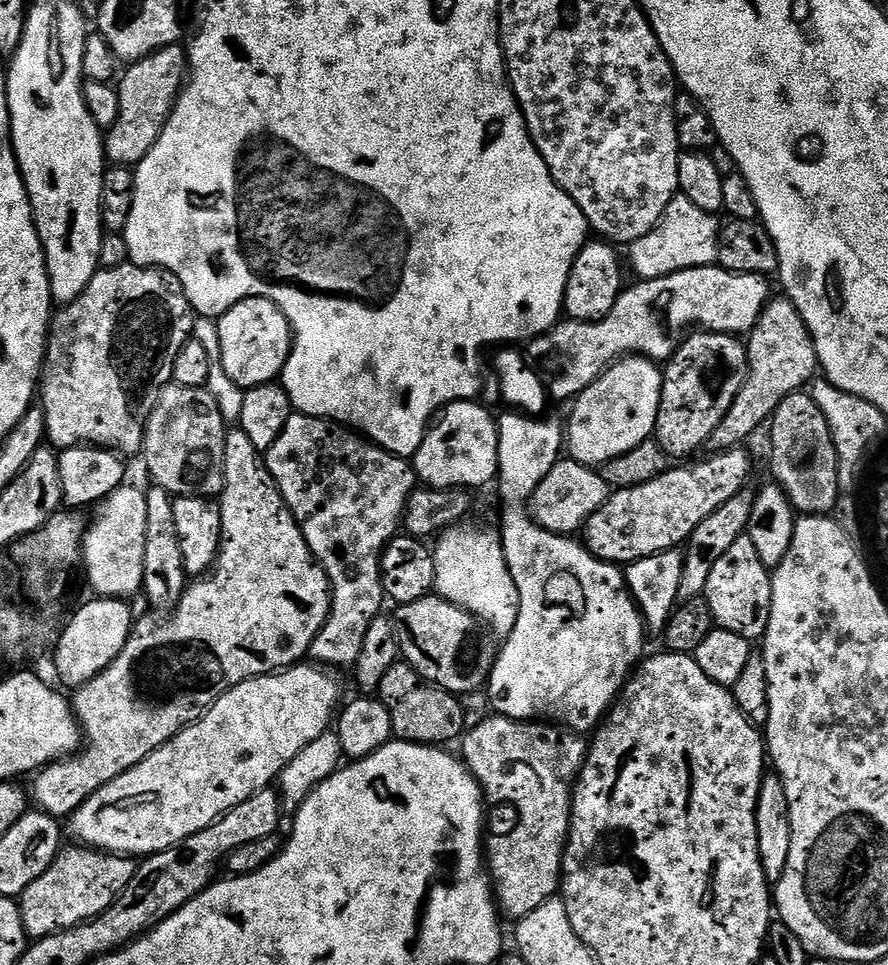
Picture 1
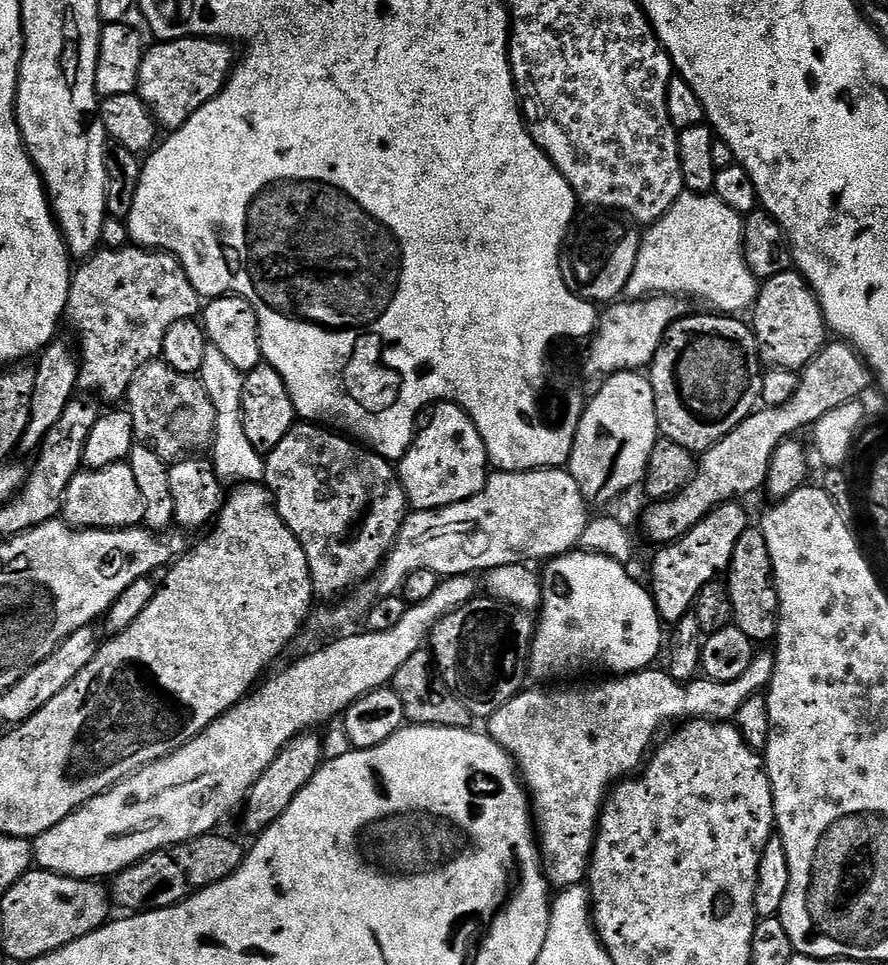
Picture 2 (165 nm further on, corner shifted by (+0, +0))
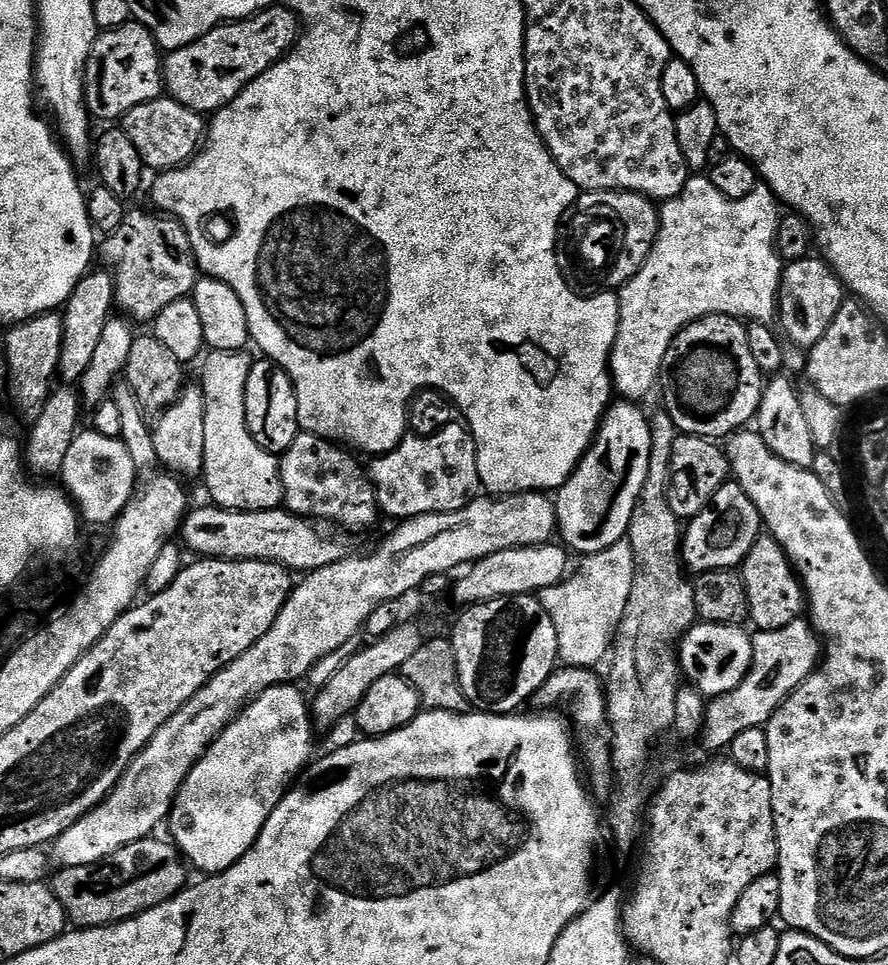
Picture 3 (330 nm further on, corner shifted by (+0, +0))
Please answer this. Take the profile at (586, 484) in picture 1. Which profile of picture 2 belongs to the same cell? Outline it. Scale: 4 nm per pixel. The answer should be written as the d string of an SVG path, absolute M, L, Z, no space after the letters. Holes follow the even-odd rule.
M537 468L535 472L493 471L478 494L445 508L432 508L429 512L416 510L405 515L392 551L380 565L374 583L355 589L348 608L334 609L328 620L332 624L344 624L351 616L367 613L378 597L397 595L414 570L430 570L447 578L487 574L498 566L532 560L548 562L563 557L579 545L590 519L588 511L589 505L580 493L578 482L574 482L571 472L564 468Z

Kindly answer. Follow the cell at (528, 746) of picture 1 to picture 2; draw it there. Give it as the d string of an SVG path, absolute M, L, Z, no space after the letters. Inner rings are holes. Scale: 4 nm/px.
M757 651L752 657L750 666L746 666L746 674L742 674L730 682L697 678L688 681L686 684L680 684L674 678L670 678L668 671L660 669L659 672L658 669L659 667L653 666L645 668L642 672L629 672L627 676L604 678L604 681L602 681L601 684L588 684L585 688L552 686L549 687L552 689L547 692L547 690L544 689L547 687L536 686L536 689L534 689L533 692L531 692L531 690L525 690L520 692L514 698L510 698L510 702L506 702L506 706L498 706L498 710L494 710L494 714L487 717L487 735L491 736L494 742L498 742L498 746L502 746L506 749L506 751L512 756L513 760L516 761L516 767L522 777L523 783L526 785L527 791L530 793L530 807L534 813L534 828L538 833L538 847L543 863L546 865L548 883L553 889L563 890L570 886L574 886L575 884L585 883L588 874L588 866L592 859L592 846L596 842L596 829L600 818L600 809L603 808L604 801L610 789L613 787L614 782L619 782L625 779L629 774L636 774L641 771L646 757L653 751L654 745L657 743L656 735L659 734L660 727L662 727L667 720L687 722L693 718L703 718L713 722L731 721L738 714L738 710L742 707L742 702L746 702L752 696L763 693L765 689L767 689L774 672L774 655L771 651Z

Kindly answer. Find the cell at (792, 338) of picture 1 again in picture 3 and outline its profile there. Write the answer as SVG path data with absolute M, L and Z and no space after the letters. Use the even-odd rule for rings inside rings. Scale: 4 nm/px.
M805 258L783 265L780 273L779 327L784 327L783 335L793 340L803 350L811 350L832 325L834 314L846 299L844 283L836 277L831 266L823 258Z

